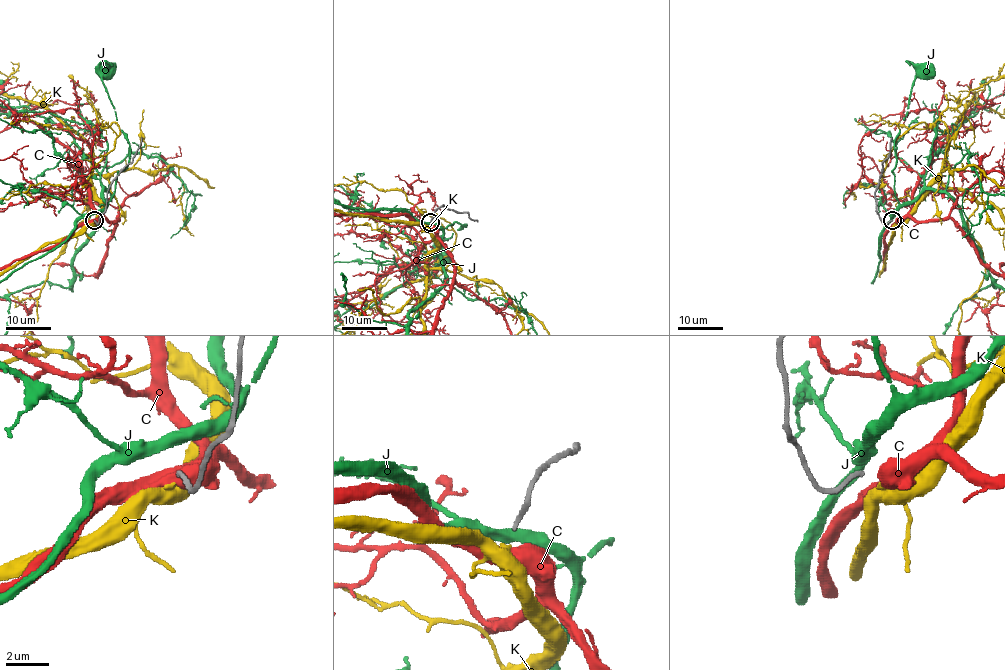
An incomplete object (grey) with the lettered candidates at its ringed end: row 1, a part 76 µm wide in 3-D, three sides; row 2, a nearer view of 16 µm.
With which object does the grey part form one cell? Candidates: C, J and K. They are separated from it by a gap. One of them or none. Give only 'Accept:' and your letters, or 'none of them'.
Accept: K

